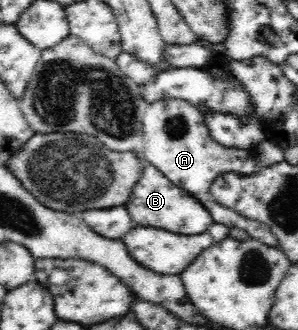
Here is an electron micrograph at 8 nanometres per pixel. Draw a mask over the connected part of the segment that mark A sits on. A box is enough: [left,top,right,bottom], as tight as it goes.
[143,99,278,247]

